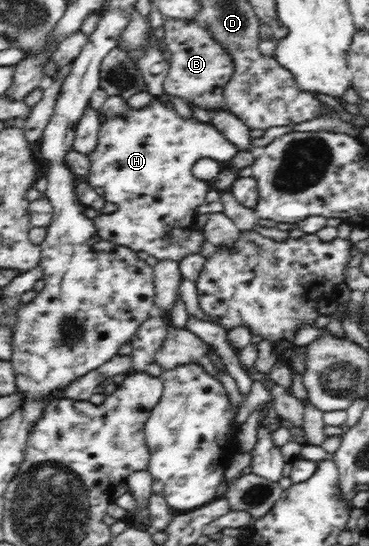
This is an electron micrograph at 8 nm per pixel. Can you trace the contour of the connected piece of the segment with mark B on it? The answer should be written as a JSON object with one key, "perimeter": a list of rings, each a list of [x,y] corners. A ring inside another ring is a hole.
{"perimeter":[[[164,19],[164,42],[171,54],[168,76],[163,82],[164,92],[180,96],[188,106],[204,108],[208,112],[228,110],[223,97],[224,85],[231,79],[234,63],[229,52],[211,37],[209,31],[194,20]]]}

